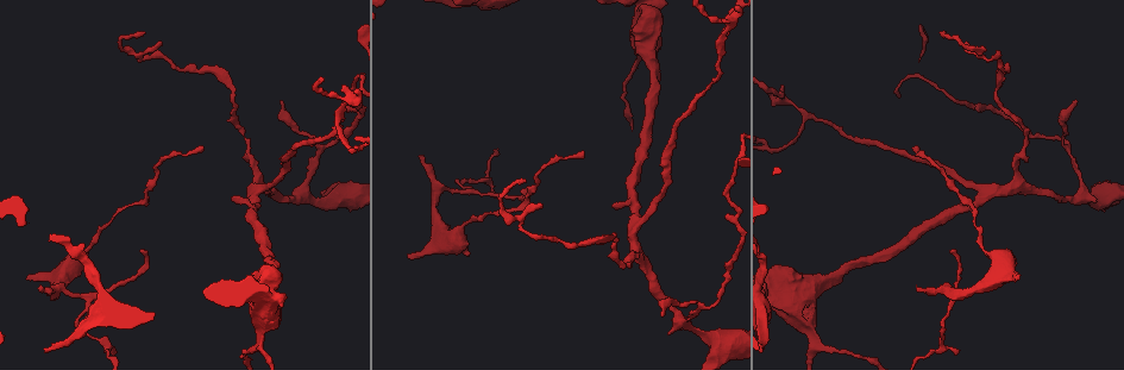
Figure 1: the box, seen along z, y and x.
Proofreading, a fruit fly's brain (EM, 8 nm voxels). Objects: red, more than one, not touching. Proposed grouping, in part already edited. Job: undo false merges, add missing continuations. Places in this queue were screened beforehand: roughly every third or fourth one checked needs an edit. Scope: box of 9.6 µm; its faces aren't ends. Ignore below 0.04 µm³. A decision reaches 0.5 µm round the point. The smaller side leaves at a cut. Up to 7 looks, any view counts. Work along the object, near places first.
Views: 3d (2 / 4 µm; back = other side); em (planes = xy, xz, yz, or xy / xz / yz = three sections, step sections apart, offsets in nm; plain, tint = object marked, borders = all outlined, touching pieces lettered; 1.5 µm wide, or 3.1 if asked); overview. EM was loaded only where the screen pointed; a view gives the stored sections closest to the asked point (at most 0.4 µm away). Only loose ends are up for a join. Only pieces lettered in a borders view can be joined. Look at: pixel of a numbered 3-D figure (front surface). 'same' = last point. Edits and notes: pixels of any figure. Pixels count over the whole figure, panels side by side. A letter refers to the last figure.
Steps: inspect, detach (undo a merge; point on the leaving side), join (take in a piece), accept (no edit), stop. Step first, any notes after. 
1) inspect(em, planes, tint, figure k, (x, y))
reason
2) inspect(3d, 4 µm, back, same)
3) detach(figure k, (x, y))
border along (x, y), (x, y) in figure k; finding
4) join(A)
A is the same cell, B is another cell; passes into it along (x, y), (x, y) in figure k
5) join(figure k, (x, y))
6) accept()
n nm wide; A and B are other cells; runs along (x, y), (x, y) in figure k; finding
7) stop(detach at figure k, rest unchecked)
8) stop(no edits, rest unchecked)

inspect(em, yz, step 4, tint, figure 1, (42, 287))
an open end

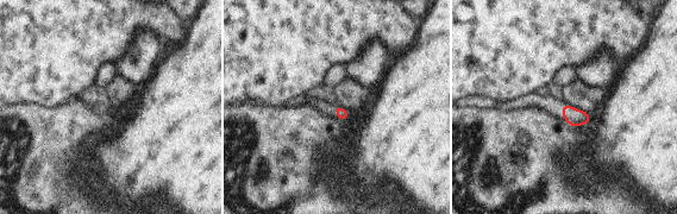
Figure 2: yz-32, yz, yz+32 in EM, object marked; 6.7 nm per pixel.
inspect(em, planes, borders, same)
another direction

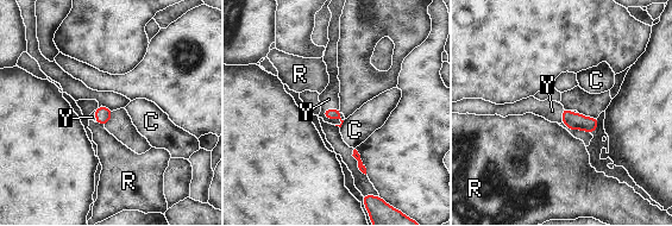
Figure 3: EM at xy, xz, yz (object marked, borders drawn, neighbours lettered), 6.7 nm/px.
join(Y)
Y is the same cell, C and R are other cells; passes into it along (327, 113), (331, 118), (328, 99) in figure 3; the neuron continues

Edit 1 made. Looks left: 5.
inspect(overview)

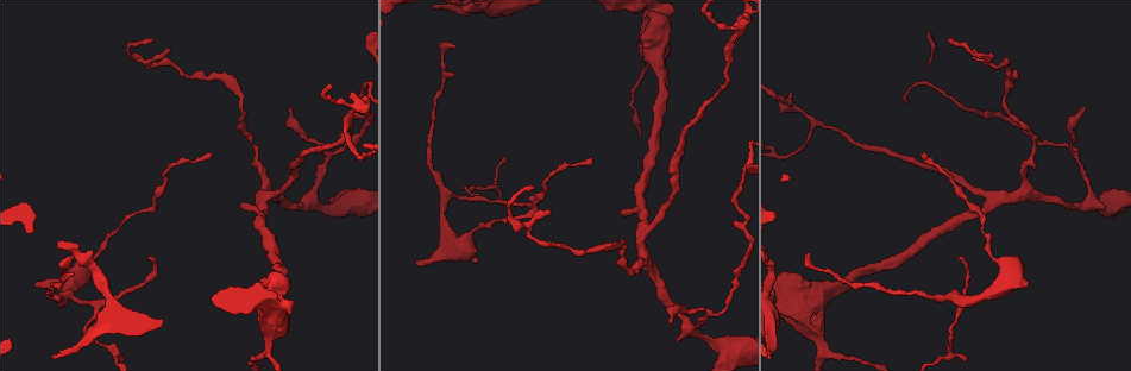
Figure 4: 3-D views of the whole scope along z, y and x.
inspect(em, yz, step 4, borders, figure 4, (635, 274))
thin neck

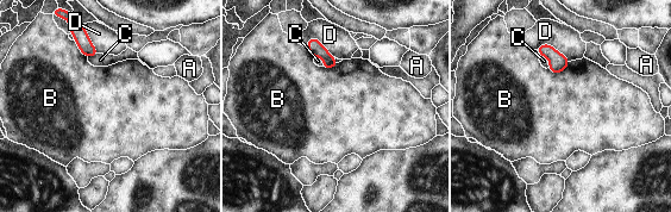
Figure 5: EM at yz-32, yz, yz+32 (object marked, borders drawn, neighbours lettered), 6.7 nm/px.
accept()
A, B, C and D are other cells; one neuron here

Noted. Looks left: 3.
inspect(3d, 2 µm, figure 4, (124, 359))
an open end

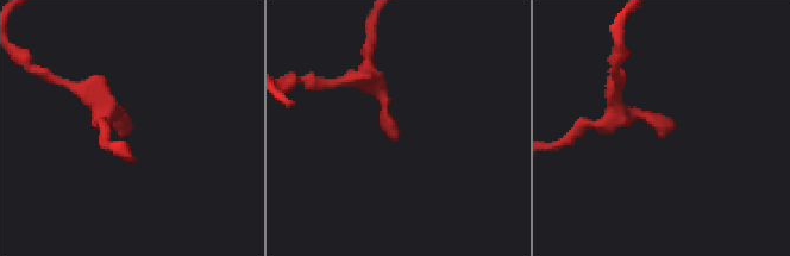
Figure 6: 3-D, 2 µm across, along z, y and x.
inspect(em, xy, step 4, borders, figure 6, (397, 134))

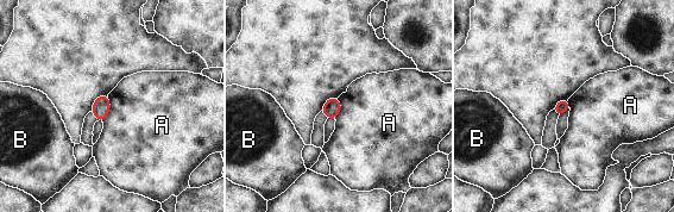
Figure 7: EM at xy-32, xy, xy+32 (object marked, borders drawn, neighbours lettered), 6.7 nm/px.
accept()
A and B are other cells; border along (108, 97), (109, 111), (101, 120) in figure 7; none of them fits

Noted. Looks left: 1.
stop(join at figure 3, rest unchecked)

